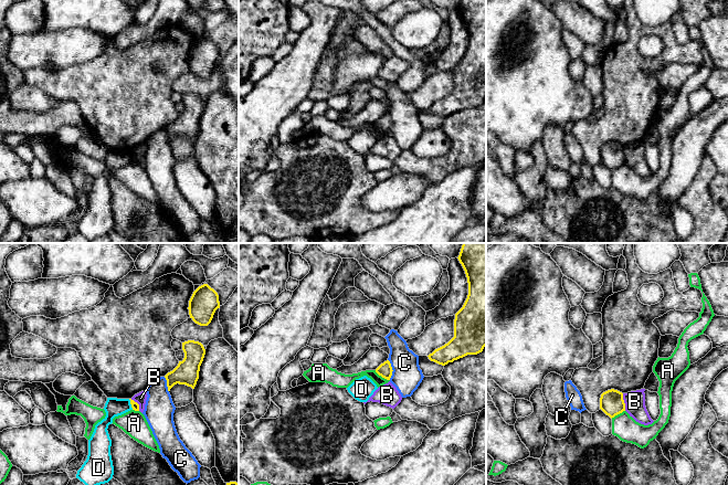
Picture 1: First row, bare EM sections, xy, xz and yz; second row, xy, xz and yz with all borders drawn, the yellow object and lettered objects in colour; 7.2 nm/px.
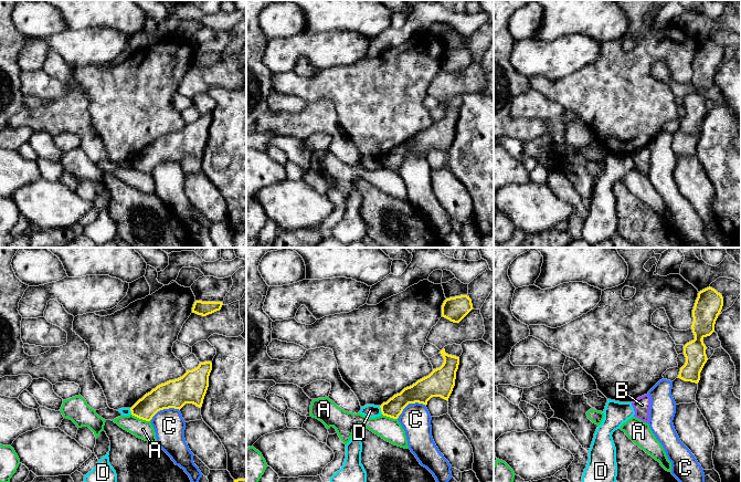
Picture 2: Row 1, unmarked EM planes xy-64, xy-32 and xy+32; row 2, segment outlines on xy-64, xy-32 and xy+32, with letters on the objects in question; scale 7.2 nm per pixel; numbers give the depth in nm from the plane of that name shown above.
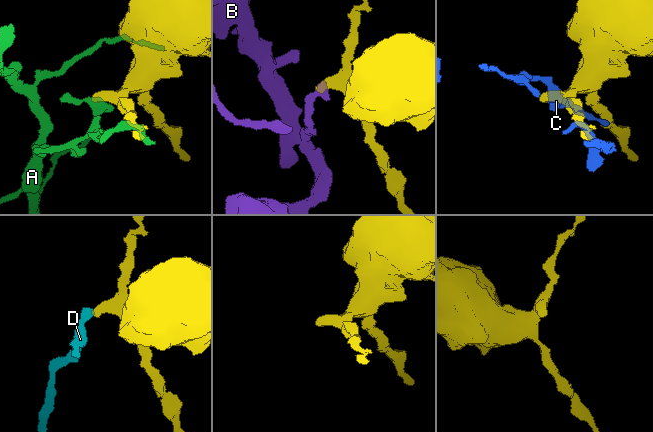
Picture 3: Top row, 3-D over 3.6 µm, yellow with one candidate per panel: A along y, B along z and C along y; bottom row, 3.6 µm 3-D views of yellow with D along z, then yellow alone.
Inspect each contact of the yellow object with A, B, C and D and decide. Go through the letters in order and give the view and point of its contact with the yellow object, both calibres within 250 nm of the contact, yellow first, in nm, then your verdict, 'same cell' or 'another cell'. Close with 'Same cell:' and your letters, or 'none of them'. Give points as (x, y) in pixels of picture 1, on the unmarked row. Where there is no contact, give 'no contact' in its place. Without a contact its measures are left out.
A: xz (382, 129) | 100/80 nm | another cell
B: yz (623, 155) | 180/150 nm | another cell
C: xz (391, 122) | 100/220 nm | another cell
D: xy (130, 156) | 60/140 nm | another cell
Same cell: none of them

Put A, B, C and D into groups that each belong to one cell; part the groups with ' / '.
A / B / C / D

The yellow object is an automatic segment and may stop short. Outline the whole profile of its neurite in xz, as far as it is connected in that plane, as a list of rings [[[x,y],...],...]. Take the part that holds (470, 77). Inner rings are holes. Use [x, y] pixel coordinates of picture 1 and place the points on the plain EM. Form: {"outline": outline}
{"outline": [[[462,0],[457,11],[467,30],[468,48],[455,66],[454,89],[428,108],[431,114],[442,118],[467,107],[477,107],[486,98],[486,0]]]}

